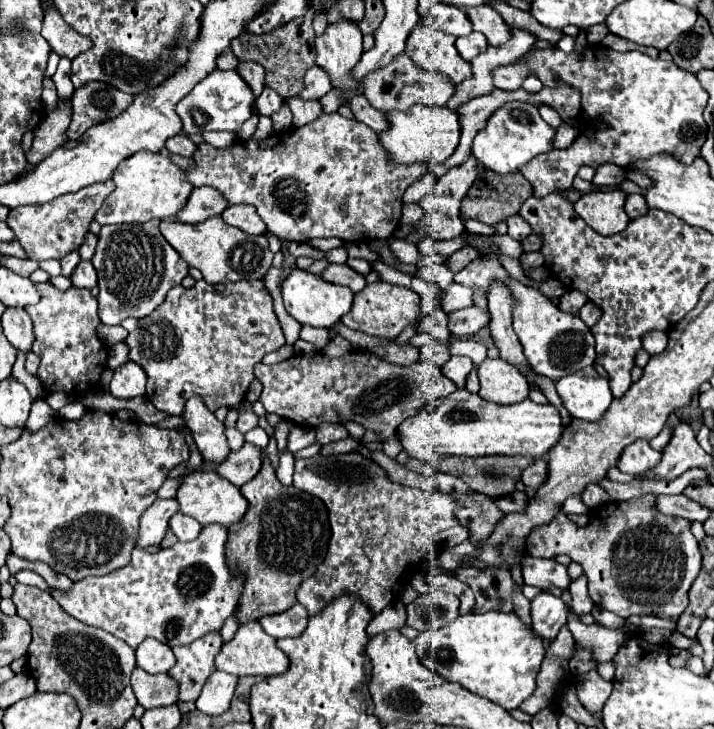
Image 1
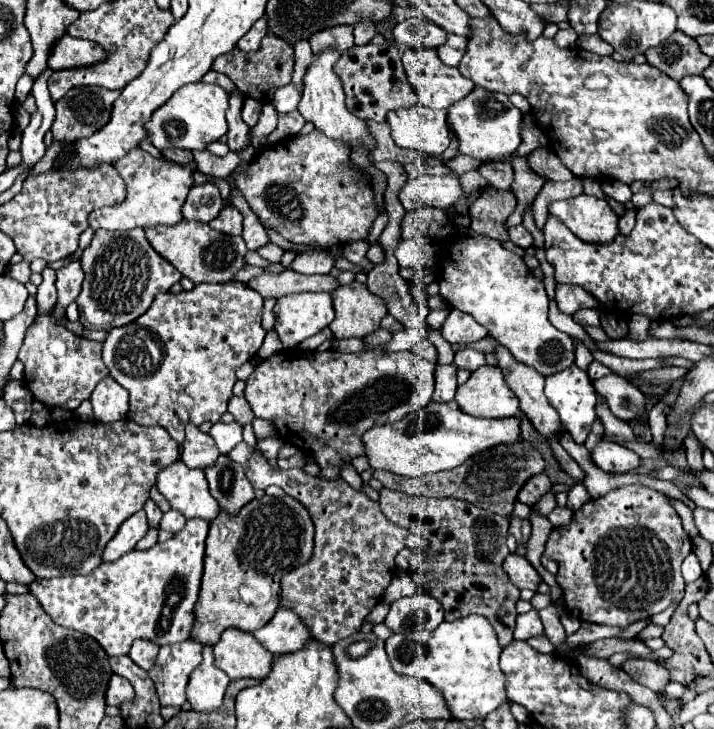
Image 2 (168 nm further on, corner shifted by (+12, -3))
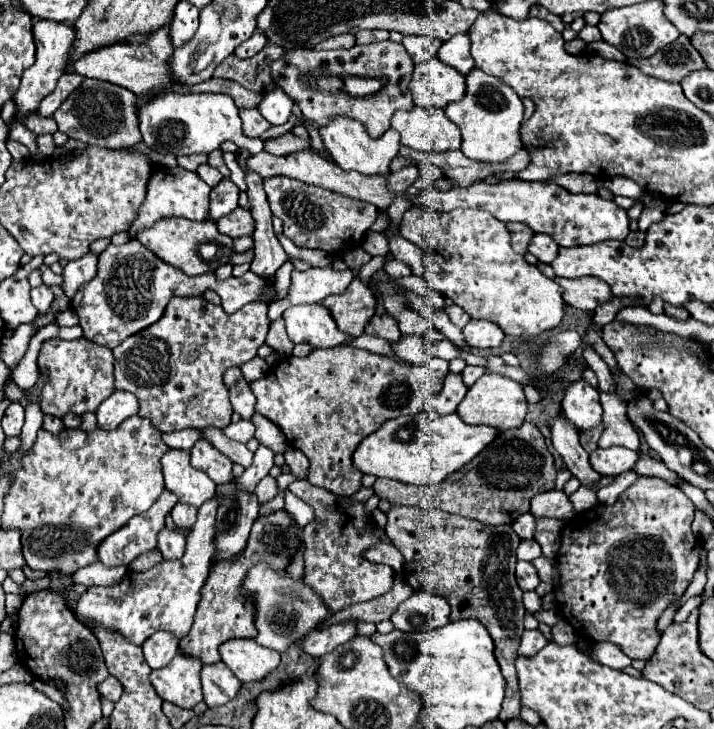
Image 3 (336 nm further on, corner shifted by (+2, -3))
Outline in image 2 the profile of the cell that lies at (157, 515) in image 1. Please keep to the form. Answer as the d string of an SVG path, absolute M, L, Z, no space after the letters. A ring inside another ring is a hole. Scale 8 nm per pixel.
M140 510L136 514L132 514L128 520L124 520L124 524L118 528L116 536L106 544L104 552L102 552L102 562L112 562L118 560L122 554L130 552L136 542L146 534L148 530L148 522L146 522L146 512Z

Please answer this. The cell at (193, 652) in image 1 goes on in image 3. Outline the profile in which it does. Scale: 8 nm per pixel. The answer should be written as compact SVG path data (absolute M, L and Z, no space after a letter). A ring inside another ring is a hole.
M178 652L168 666L152 670L150 680L162 700L180 708L194 708L202 700L200 668L202 660Z

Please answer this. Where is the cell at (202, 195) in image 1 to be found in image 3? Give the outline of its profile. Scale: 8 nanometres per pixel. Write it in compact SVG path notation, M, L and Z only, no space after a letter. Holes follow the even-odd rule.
M224 178L210 192L210 218L216 222L228 216L238 206L238 186Z

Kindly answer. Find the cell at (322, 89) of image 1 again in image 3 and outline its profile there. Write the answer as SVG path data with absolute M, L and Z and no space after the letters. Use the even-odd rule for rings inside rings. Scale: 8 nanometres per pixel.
M278 88L274 92L268 92L262 98L262 102L258 104L258 110L272 126L280 126L288 120L292 112L292 98L284 90Z

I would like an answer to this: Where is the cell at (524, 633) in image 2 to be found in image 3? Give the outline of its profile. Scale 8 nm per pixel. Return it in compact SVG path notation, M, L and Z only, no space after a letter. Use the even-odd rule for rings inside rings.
M536 628L536 630L524 630L522 634L522 644L518 648L520 656L534 656L538 650L542 650L548 644L546 636Z

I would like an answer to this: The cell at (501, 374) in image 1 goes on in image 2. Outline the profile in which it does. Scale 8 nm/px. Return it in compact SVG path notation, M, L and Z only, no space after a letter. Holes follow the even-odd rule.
M482 366L458 386L456 398L462 412L476 418L510 418L516 416L520 406L516 394L508 388L500 368Z

